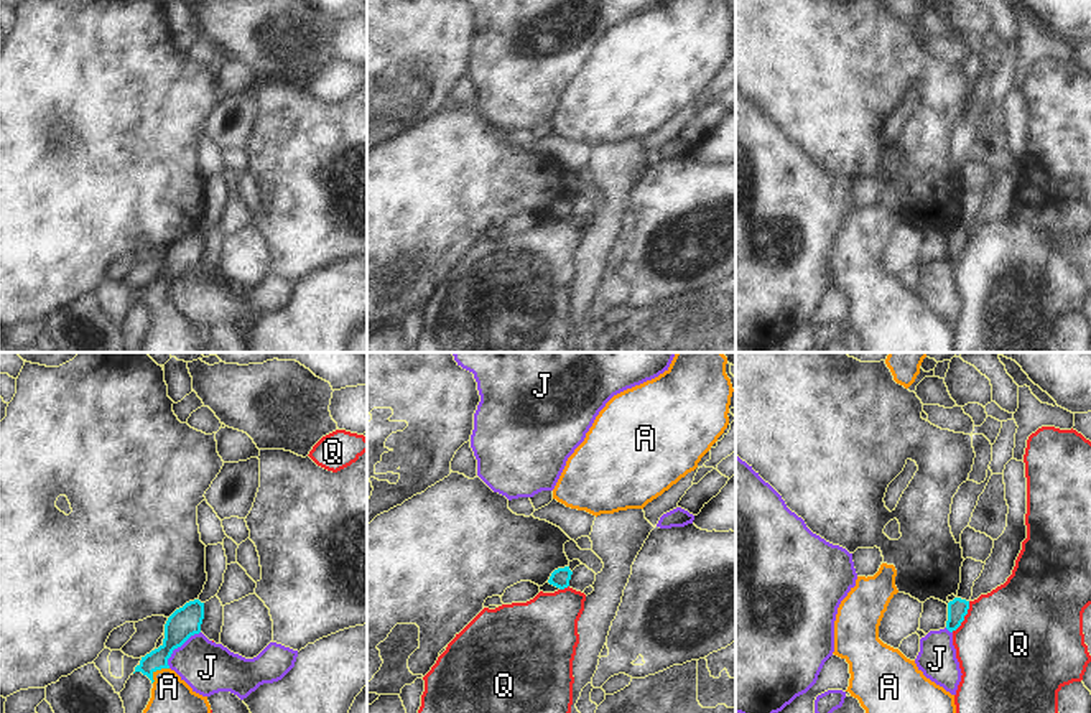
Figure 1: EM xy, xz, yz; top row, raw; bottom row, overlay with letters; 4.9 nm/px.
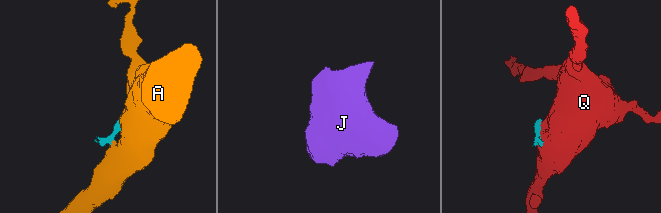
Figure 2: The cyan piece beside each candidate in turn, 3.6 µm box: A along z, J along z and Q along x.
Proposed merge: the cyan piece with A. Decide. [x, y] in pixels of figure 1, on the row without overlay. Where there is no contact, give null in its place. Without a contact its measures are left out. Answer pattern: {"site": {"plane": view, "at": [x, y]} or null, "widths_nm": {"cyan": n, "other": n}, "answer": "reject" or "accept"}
{"site": {"plane": "xy", "at": [157, 300]}, "widths_nm": {"cyan": 150, "other": 300}, "answer": "accept"}

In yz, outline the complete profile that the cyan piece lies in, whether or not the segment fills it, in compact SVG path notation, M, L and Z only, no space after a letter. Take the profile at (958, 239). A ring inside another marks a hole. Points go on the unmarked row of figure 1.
M954 229L953 232L948 234L948 252L946 252L946 260L949 263L956 262L961 254L964 252L964 247L968 245L969 240L969 232Z

